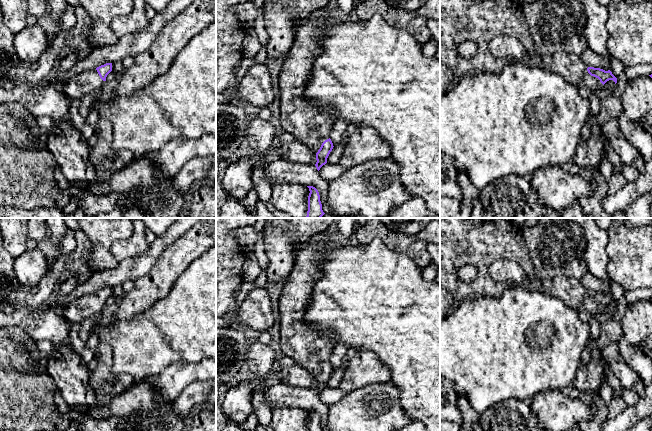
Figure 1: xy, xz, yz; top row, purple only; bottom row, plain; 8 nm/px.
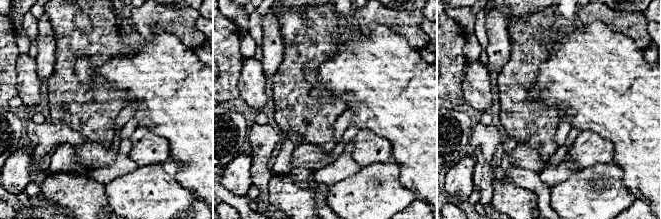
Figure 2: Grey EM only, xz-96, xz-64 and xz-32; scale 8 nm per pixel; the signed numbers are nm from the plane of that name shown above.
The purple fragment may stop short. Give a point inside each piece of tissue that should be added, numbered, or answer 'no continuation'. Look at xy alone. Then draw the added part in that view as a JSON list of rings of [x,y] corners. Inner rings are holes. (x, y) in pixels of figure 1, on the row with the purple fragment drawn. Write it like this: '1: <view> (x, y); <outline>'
1: xy (86, 82); [[[96,68],[83,71],[72,77],[64,85],[64,93],[73,99],[81,100],[85,95],[99,89],[103,80],[100,78]]]

